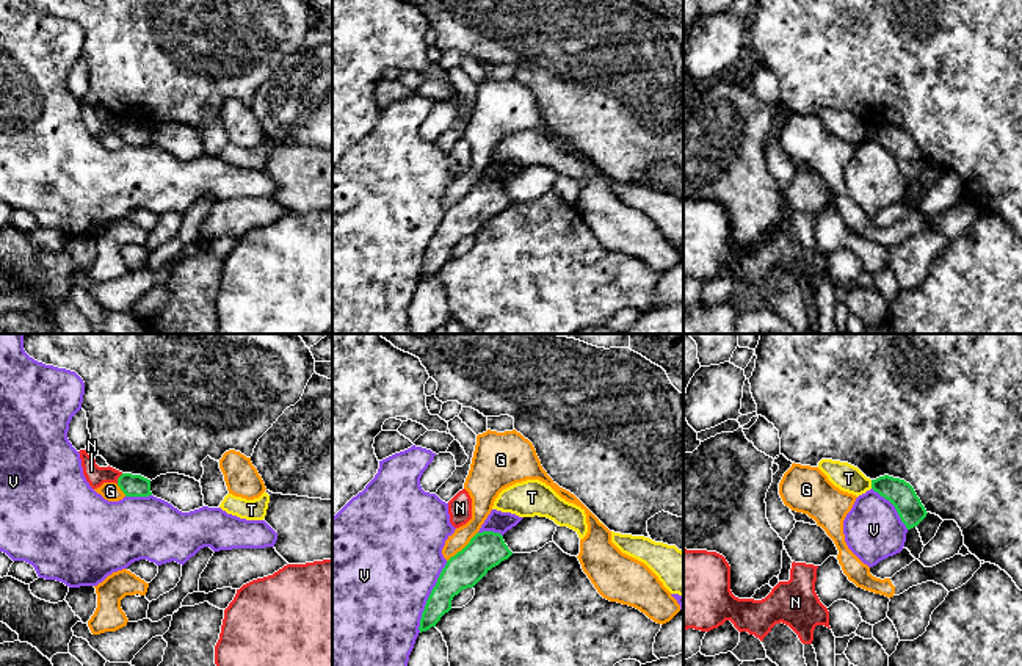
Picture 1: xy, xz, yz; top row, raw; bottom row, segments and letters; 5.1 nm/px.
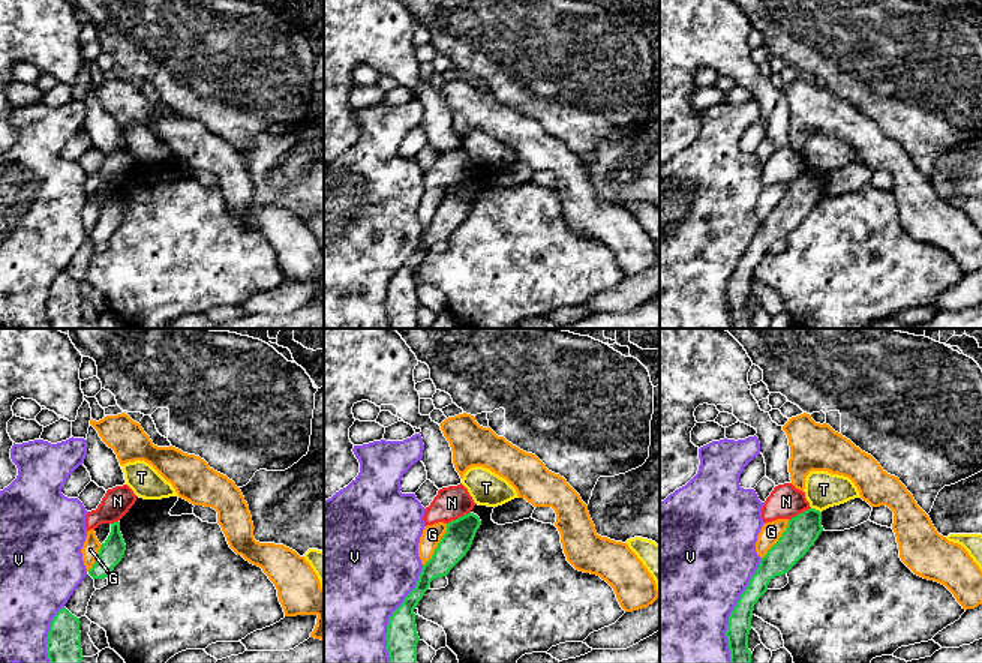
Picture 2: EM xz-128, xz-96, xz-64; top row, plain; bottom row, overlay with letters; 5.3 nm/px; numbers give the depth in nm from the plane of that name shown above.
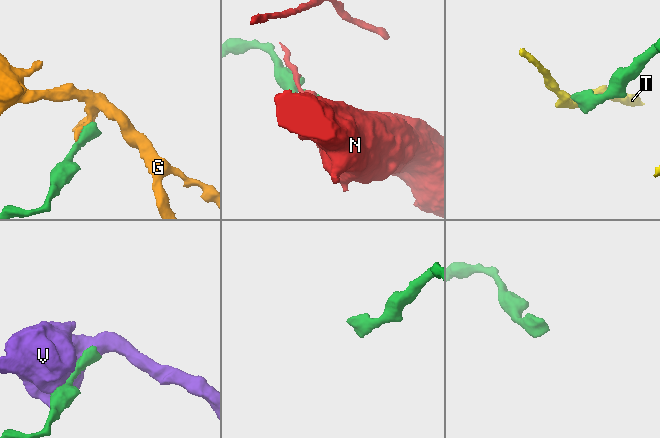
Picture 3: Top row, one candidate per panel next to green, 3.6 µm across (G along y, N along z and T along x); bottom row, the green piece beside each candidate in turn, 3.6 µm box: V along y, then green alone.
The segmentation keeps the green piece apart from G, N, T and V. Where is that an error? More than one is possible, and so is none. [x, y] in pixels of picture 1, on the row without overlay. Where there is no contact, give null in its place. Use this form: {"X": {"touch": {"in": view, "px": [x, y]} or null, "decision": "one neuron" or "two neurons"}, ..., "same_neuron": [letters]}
{"G": {"touch": {"in": "xz", "px": [464, 196]}, "decision": "two neurons"}, "N": {"touch": {"in": "xy", "px": [118, 127]}, "decision": "two neurons"}, "T": {"touch": {"in": "yz", "px": [872, 133]}, "decision": "two neurons"}, "V": {"touch": {"in": "xz", "px": [428, 246]}, "decision": "two neurons"}, "same_neuron": []}

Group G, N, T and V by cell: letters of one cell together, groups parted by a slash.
G / N / T / V

